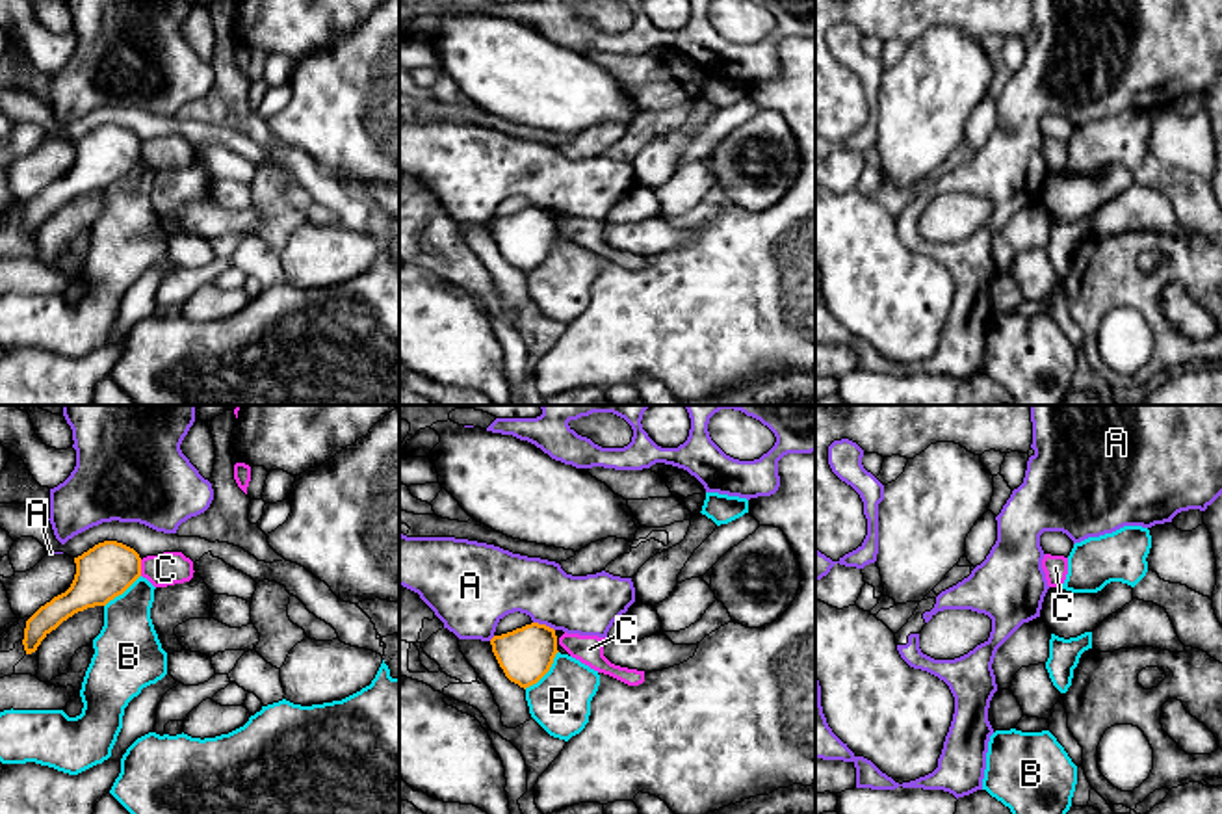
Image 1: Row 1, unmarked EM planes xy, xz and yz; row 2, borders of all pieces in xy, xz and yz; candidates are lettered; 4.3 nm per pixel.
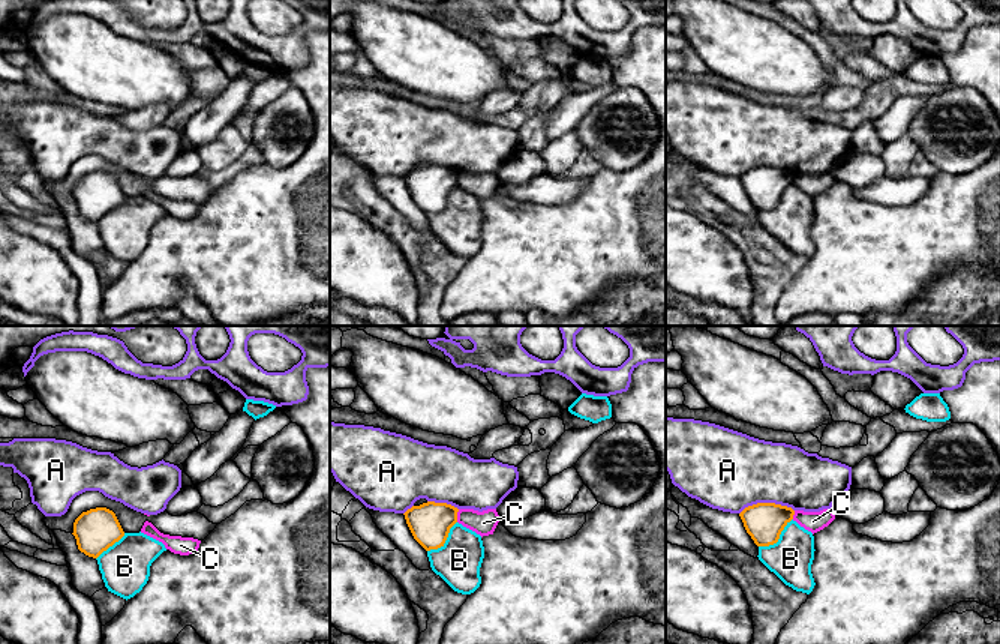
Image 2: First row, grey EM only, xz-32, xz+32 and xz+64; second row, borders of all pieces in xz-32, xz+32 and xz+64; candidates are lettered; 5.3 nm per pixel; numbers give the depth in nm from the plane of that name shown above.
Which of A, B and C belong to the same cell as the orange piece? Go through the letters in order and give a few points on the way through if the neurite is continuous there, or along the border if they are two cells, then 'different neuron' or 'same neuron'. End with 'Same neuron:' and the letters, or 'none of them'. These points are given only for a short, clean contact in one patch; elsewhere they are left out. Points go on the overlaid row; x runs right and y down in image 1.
A: different neuron
B: different neuron
C: border xy (140, 560), (142, 575); different neuron
Same neuron: none of them

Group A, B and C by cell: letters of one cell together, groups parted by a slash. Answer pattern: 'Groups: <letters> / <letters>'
Groups: A / B / C

